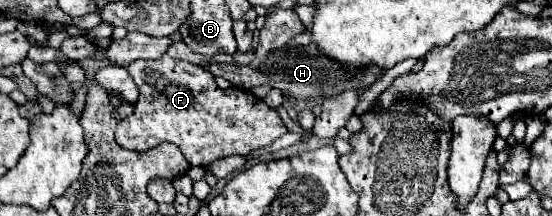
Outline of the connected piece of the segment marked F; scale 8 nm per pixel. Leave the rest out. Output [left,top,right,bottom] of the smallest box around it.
[116,54,286,166]

